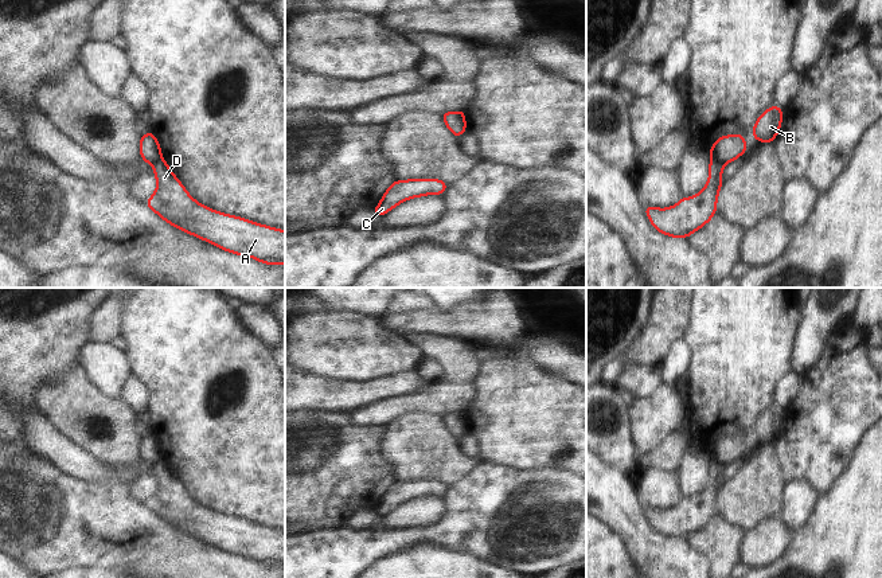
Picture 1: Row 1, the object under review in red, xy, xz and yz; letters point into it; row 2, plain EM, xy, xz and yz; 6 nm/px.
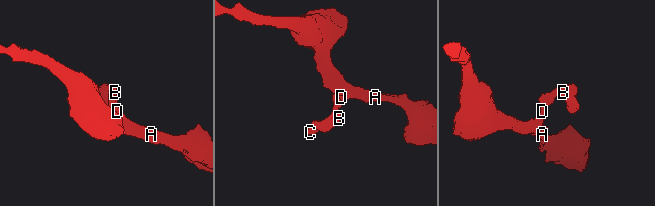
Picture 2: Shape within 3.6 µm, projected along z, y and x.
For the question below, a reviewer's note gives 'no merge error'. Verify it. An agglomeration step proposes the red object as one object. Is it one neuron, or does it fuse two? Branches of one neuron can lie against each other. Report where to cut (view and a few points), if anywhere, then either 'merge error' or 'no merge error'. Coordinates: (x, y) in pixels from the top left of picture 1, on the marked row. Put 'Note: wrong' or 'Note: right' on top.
Note: wrong
cut in yz along (710, 156), (724, 164); merge error

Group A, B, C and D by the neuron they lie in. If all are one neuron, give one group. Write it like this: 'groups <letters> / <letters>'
groups A D / B C

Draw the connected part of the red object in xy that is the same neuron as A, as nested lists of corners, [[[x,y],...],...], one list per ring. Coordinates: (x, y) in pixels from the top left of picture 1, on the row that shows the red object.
[[[160,157],[153,163],[157,187],[145,202],[167,223],[233,254],[265,265],[285,265],[285,231],[208,208],[183,187]]]

